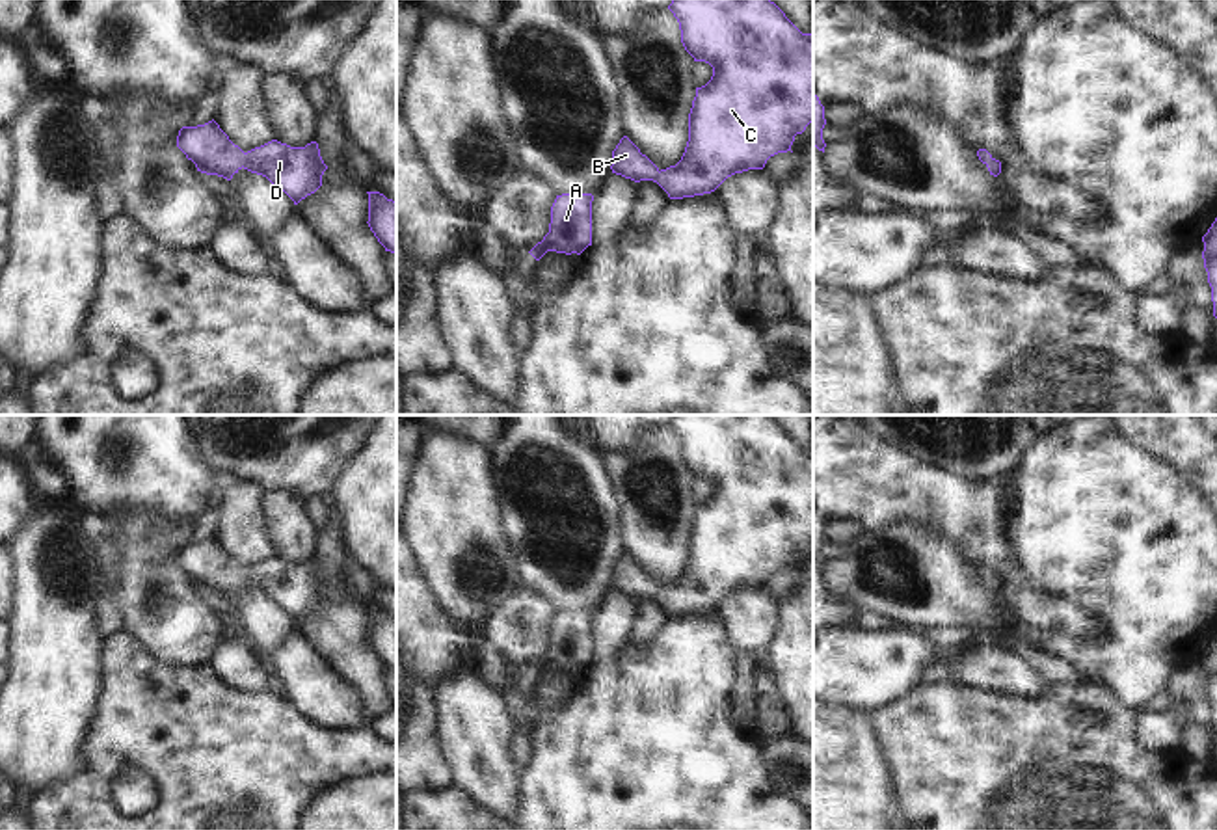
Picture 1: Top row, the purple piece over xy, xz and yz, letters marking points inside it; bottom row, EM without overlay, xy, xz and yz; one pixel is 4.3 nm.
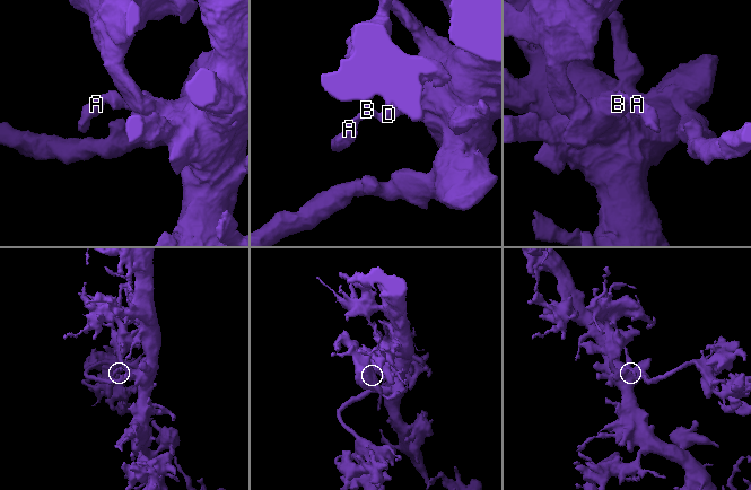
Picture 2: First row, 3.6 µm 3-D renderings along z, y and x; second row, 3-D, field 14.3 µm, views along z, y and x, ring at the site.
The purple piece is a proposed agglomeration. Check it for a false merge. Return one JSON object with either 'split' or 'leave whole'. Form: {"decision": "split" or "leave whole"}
{"decision": "leave whole"}

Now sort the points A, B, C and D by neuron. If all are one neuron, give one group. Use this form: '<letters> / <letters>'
A B C D

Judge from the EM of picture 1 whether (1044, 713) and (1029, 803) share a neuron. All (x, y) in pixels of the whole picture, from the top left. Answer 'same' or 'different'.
same

